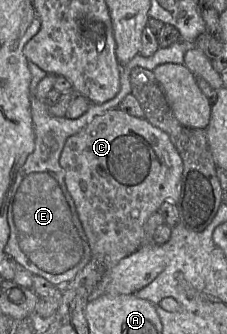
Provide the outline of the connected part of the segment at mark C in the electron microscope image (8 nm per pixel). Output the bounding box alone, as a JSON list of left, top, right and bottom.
[59,108,183,272]

